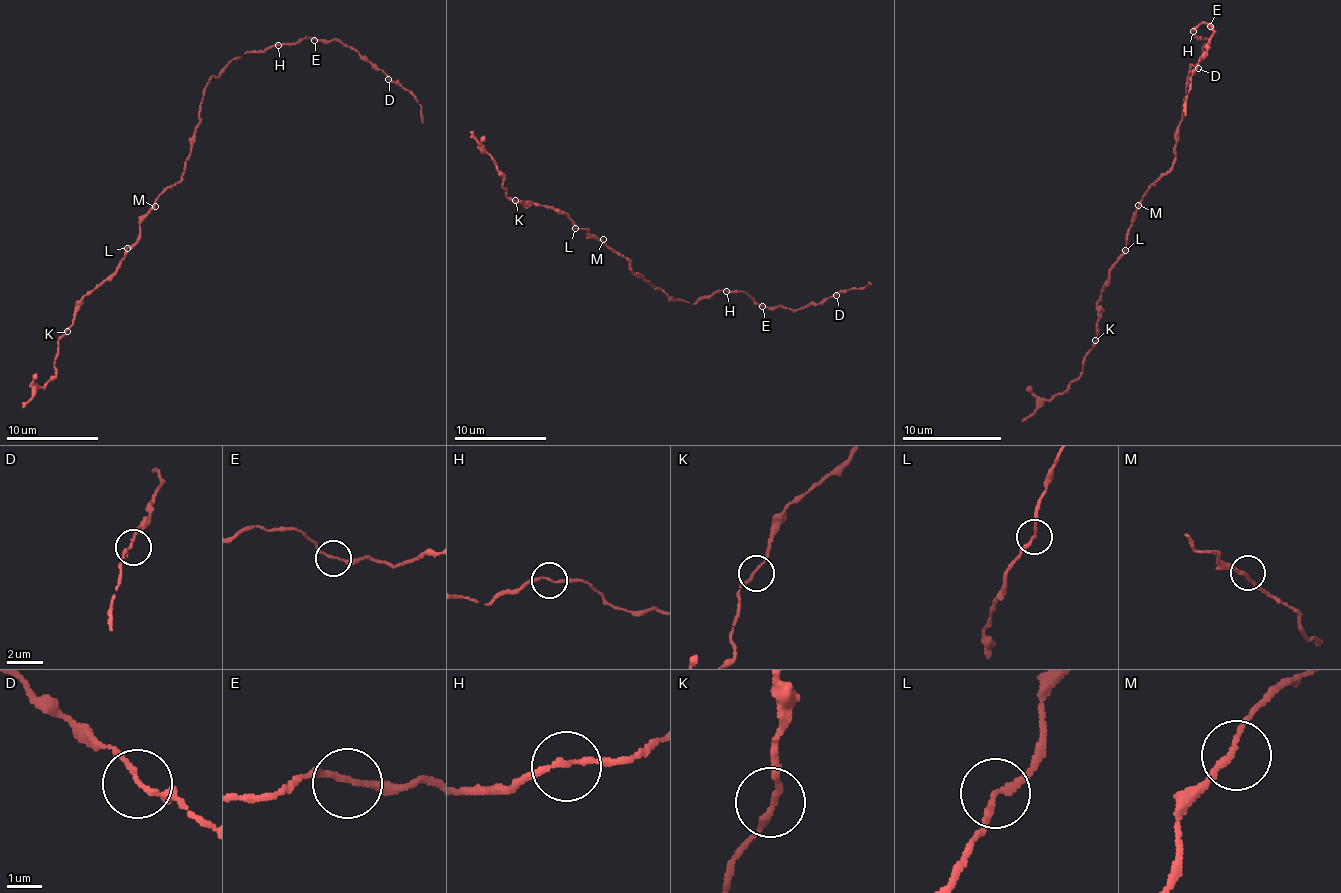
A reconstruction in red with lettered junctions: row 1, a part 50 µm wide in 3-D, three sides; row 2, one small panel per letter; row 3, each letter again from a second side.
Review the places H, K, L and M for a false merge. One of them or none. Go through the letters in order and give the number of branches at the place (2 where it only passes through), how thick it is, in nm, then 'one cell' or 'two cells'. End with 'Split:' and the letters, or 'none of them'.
H: 2 | 150 nm | one cell
K: 2 | 160 nm | one cell
L: 2 | 150 nm | one cell
M: 2 | 150 nm | one cell
Split: none of them

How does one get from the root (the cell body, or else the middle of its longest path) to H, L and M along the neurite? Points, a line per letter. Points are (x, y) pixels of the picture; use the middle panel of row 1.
H: (638, 274), (670, 297), (693, 304), (725, 290)
L: (638, 274), (633, 274), (631, 265), (598, 237), (591, 237), (587, 230), (575, 228)
M: (638, 274), (633, 274), (631, 265), (603, 239)

